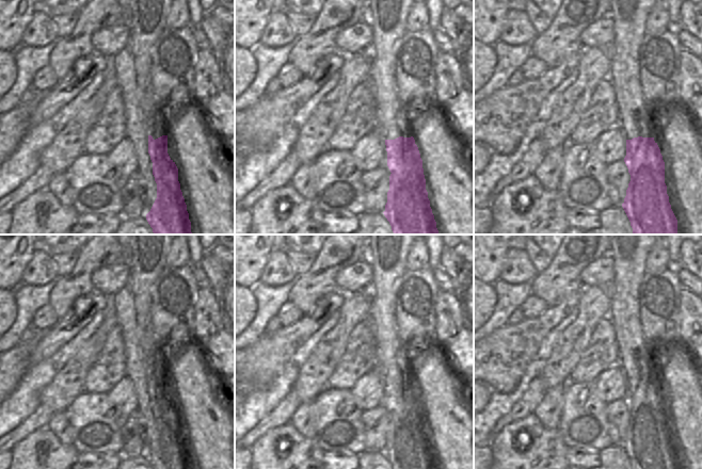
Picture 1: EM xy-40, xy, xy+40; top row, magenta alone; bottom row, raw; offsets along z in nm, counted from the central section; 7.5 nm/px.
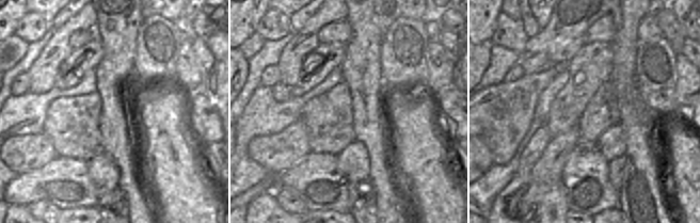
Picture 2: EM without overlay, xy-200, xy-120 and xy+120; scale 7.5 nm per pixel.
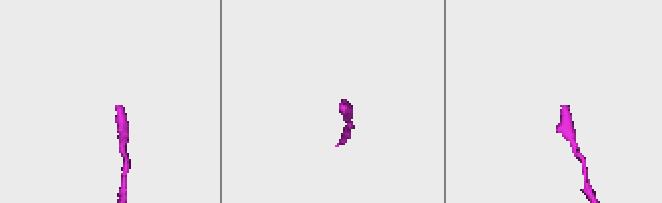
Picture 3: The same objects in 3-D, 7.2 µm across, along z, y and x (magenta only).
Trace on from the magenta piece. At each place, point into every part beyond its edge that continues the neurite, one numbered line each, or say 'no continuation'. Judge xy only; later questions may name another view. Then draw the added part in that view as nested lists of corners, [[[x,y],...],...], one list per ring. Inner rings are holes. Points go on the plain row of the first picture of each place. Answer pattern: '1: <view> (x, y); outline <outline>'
1: xy (387, 253); outline [[[368,234],[372,281],[367,293],[377,341],[377,361],[383,367],[385,378],[413,375],[411,343],[398,335],[396,292],[406,271],[406,256],[414,239],[412,234]]]

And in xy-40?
1: xy-40 (147, 256); outline [[[131,234],[131,249],[129,252],[129,269],[131,271],[131,286],[133,288],[133,303],[135,305],[135,324],[138,339],[146,356],[148,374],[154,378],[167,374],[167,354],[163,350],[164,343],[155,337],[150,322],[150,290],[165,266],[165,258],[172,243],[171,234]]]

